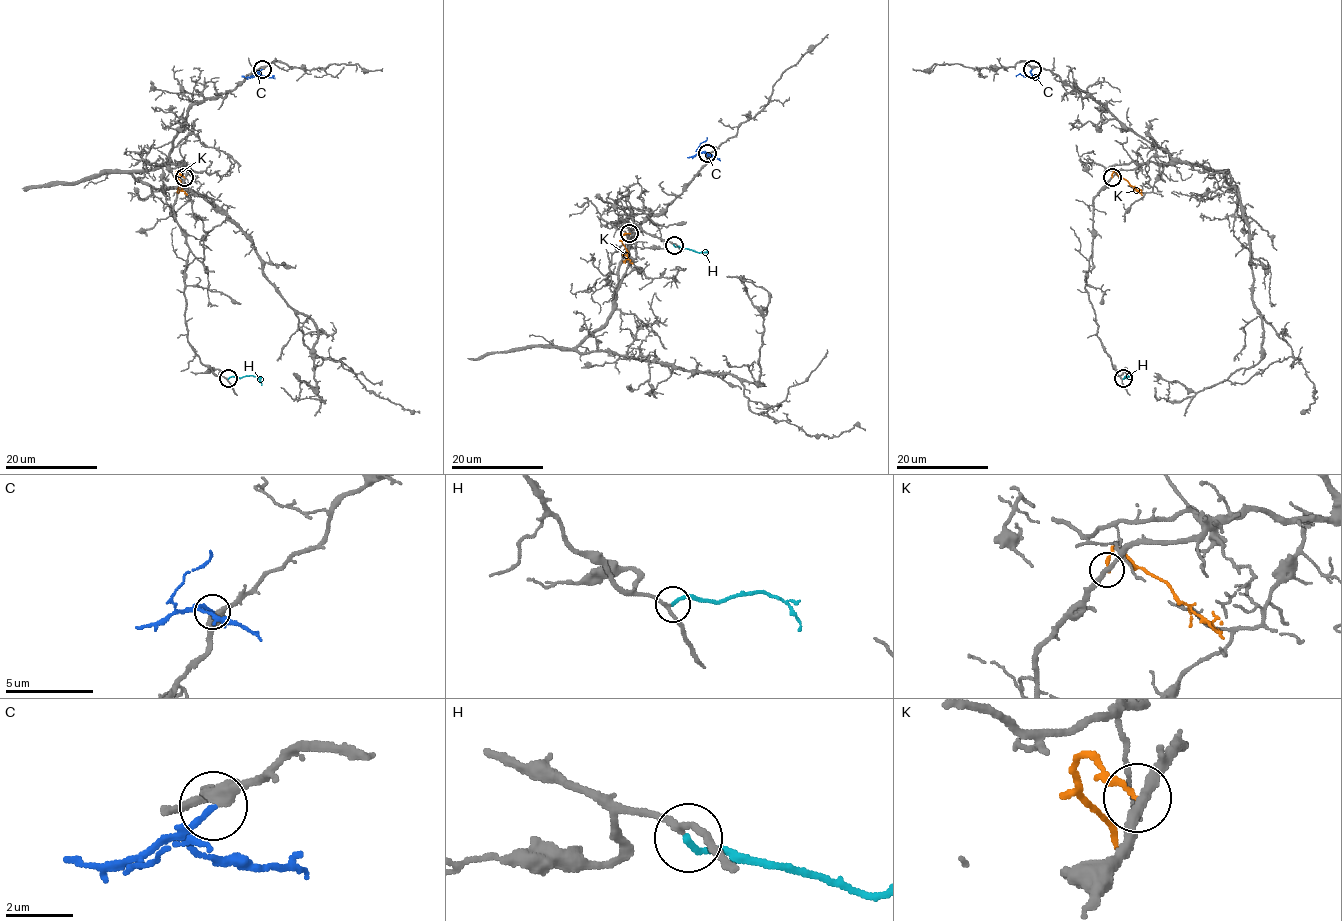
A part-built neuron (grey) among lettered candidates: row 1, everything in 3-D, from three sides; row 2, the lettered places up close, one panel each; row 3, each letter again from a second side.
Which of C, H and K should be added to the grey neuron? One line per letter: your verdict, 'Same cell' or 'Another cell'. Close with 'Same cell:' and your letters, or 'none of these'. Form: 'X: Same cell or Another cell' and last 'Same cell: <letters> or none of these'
C: Same cell
H: Same cell
K: Another cell
Same cell: C, H

